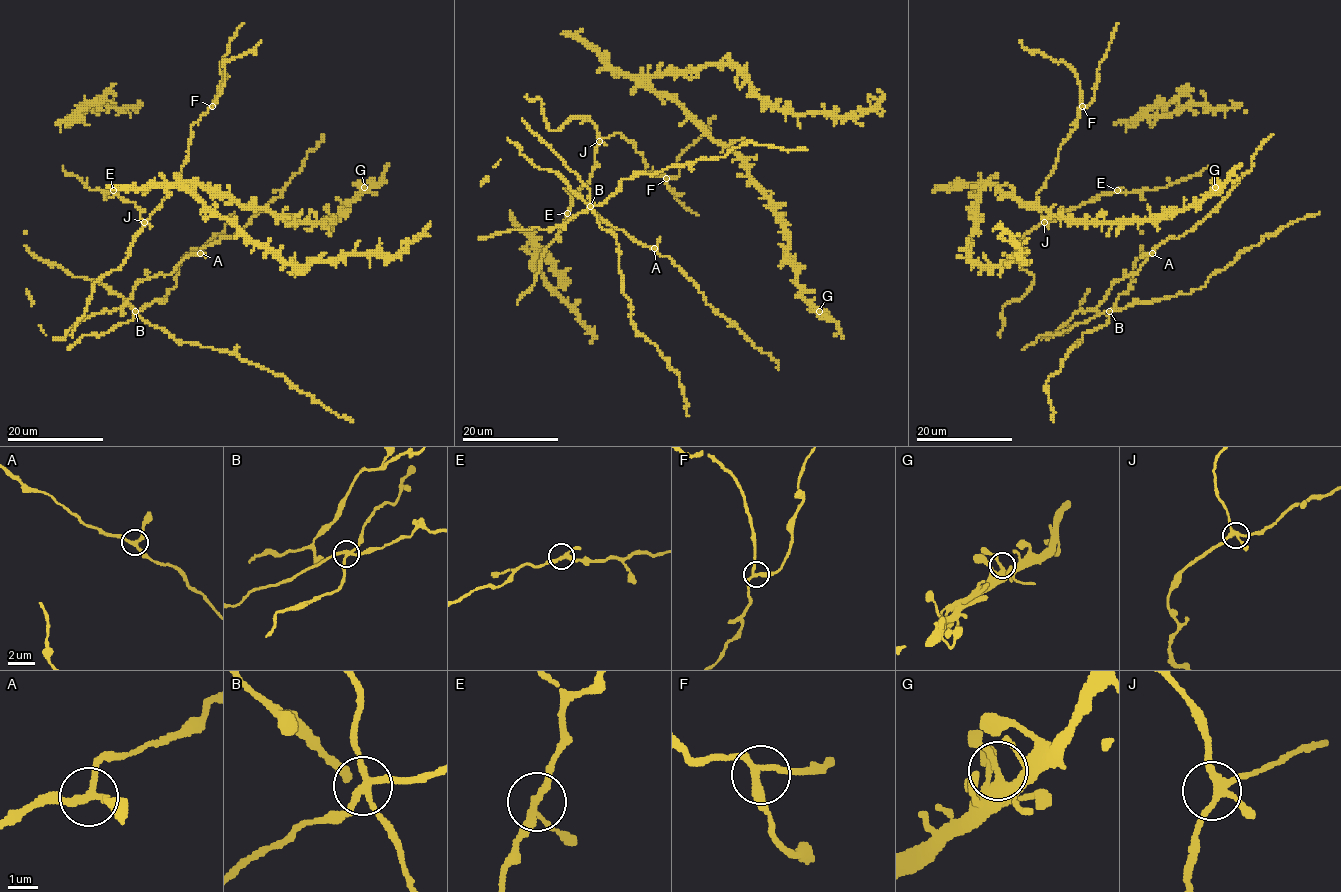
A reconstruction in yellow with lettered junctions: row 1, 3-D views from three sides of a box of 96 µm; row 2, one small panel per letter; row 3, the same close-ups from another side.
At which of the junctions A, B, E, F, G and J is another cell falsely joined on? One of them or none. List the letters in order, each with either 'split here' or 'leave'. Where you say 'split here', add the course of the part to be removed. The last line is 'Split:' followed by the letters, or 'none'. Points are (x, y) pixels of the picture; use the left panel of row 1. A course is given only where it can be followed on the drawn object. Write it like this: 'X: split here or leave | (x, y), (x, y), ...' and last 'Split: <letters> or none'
A: leave
B: split here | (136, 311), (179, 342), (228, 350), (245, 361), (284, 377), (296, 389), (352, 421)
E: leave
F: leave
G: leave
J: leave
Split: B

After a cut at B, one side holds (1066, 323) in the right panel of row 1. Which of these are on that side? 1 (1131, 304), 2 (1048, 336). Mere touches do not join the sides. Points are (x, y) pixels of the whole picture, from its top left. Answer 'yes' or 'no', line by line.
1: yes
2: yes

